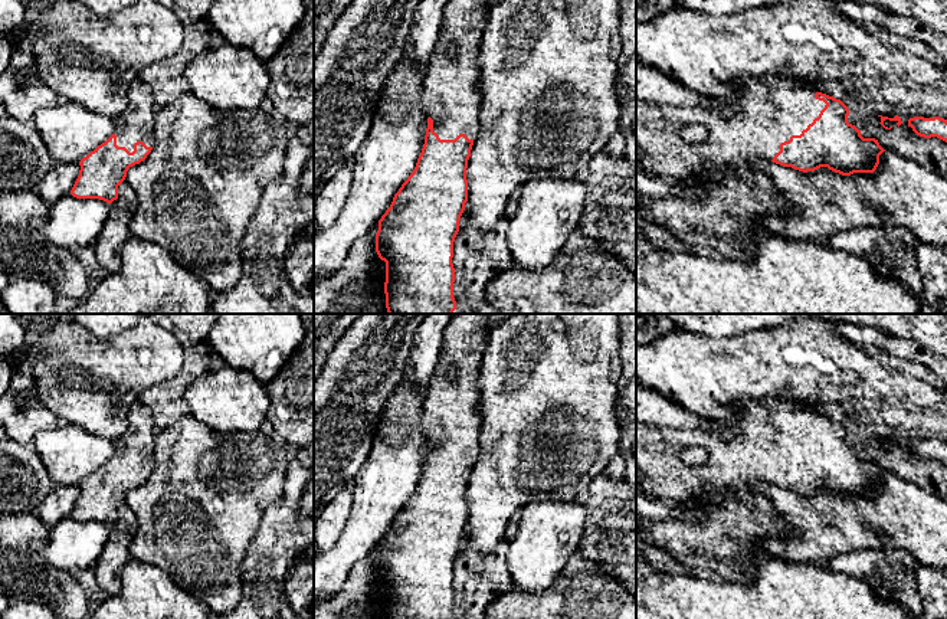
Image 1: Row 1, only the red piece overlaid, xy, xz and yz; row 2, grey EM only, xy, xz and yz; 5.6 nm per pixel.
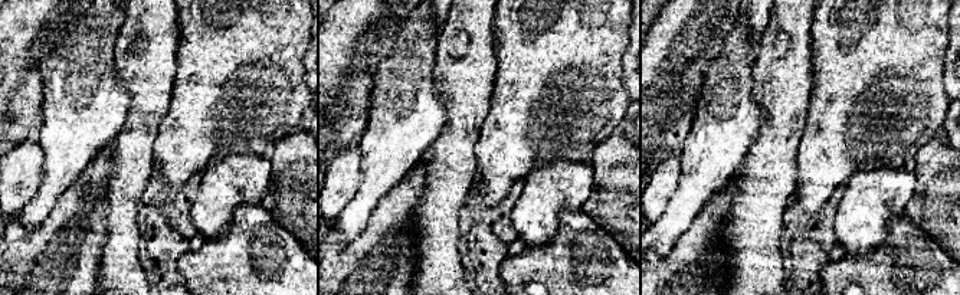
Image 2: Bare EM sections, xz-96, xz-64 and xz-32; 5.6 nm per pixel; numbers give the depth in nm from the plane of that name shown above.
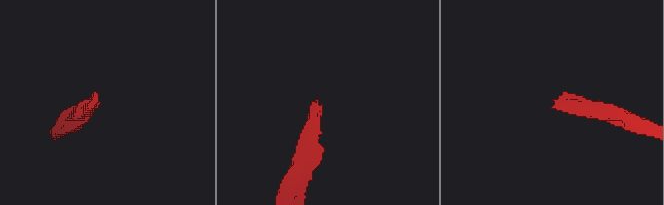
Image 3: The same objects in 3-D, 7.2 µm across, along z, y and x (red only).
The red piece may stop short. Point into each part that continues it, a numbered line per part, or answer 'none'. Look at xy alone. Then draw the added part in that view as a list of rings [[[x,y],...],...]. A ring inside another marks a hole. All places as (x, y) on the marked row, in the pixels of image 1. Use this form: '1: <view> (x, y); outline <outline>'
1: xy (136, 123); outline [[[135,79],[128,89],[127,109],[114,118],[117,145],[134,151],[134,144],[142,141],[154,147],[155,102],[151,86]]]

